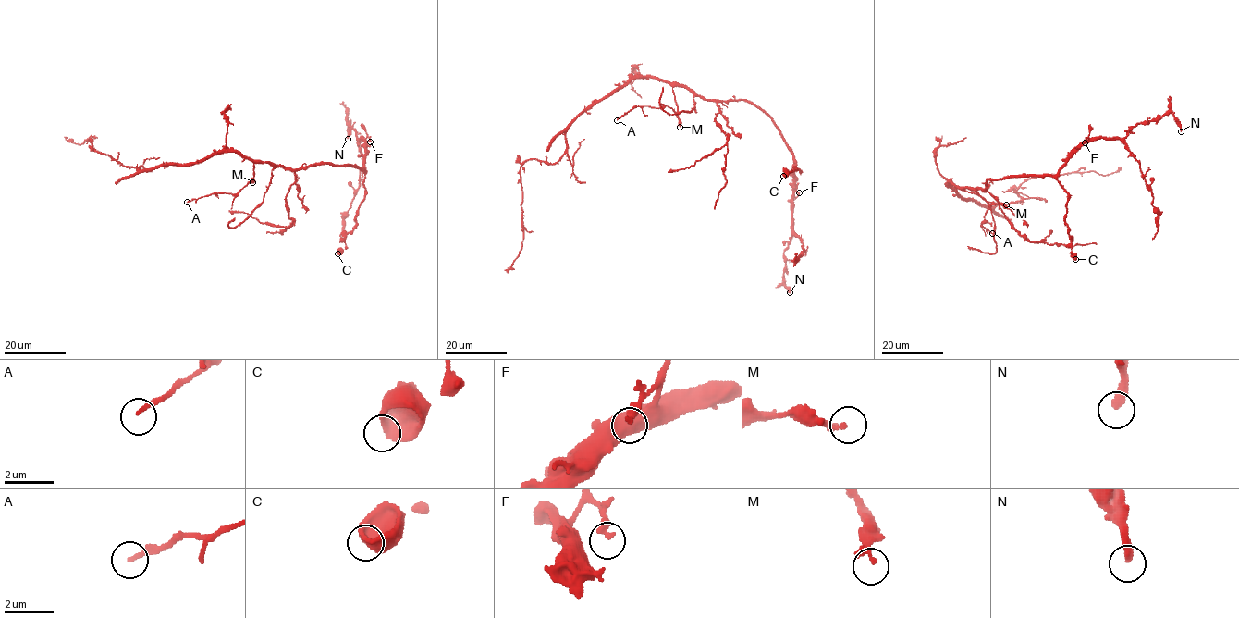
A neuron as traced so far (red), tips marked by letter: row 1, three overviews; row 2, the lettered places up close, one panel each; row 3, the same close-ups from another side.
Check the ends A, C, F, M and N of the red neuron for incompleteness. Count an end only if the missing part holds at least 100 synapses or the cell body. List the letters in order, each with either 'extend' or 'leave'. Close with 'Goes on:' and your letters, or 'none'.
A: leave
C: leave
F: leave
M: leave
N: leave
Goes on: none

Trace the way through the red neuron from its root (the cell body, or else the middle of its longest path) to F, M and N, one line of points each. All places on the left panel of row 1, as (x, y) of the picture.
F: (267, 163), (292, 169), (325, 164), (347, 165), (364, 171), (364, 140), (368, 137), (370, 142)
M: (267, 163), (253, 164), (252, 182)
N: (267, 163), (292, 169), (347, 165), (364, 171), (365, 142), (346, 118), (348, 139)

